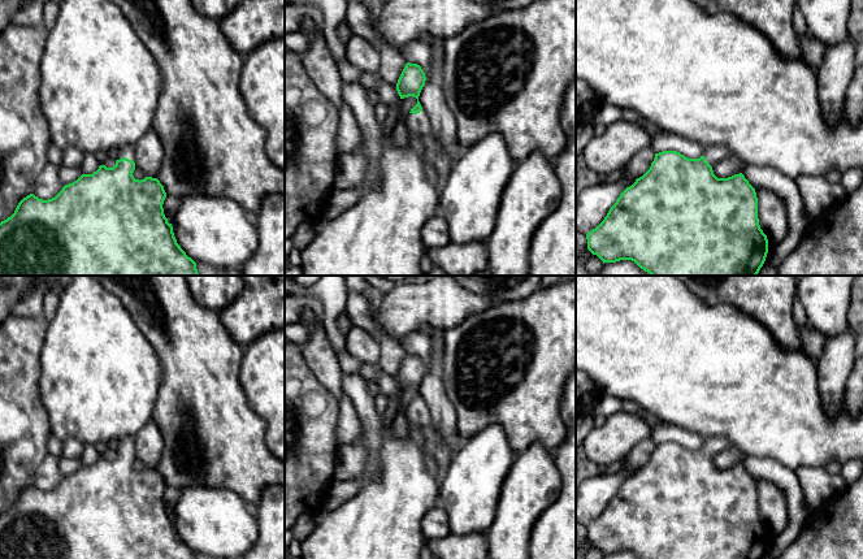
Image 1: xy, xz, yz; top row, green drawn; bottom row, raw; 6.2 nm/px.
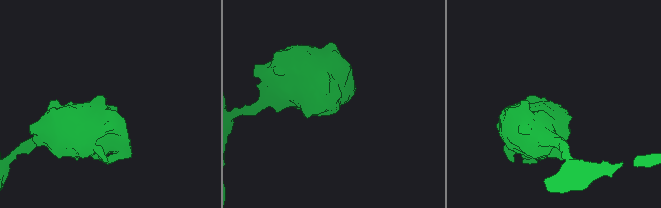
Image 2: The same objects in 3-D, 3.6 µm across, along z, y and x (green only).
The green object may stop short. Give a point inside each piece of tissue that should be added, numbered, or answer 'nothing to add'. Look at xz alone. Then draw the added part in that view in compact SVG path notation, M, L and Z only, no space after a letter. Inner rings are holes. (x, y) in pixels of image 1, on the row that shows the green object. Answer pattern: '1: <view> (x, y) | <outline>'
1: xz (419, 124) | M424 109L417 113L408 113L406 117L406 126L412 135L417 135L422 139L426 161L443 179L450 172L456 161L456 159L447 159L441 144L434 139L432 134L432 125L428 114Z

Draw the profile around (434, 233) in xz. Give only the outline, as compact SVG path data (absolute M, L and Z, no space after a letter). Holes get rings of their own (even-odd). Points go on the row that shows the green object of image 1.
M442 216L432 217L421 230L425 248L444 247L450 243L448 224Z

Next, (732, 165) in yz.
M730 155L727 159L723 159L712 165L714 174L717 178L728 178L734 174L742 173L742 168L746 165L746 162L741 159L738 159L734 155Z

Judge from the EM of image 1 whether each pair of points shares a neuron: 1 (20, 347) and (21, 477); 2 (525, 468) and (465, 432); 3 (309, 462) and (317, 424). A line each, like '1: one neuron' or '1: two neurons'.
1: one neuron
2: two neurons
3: one neuron

